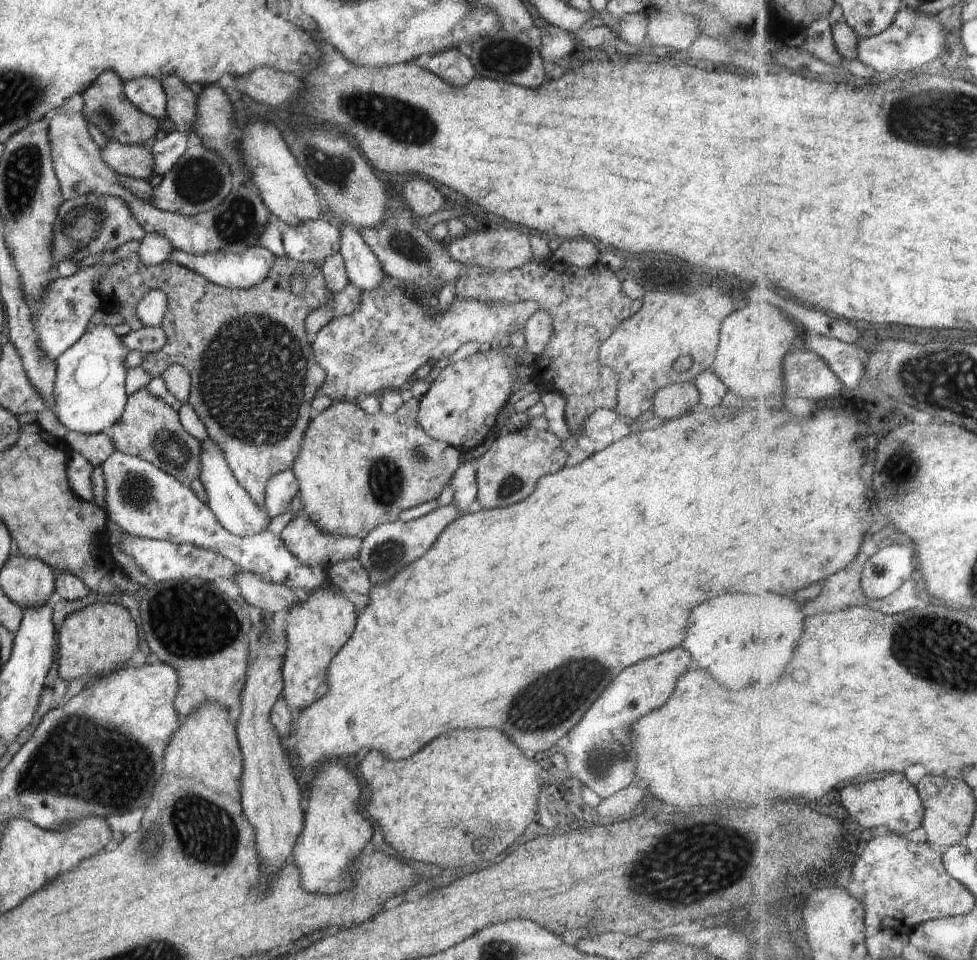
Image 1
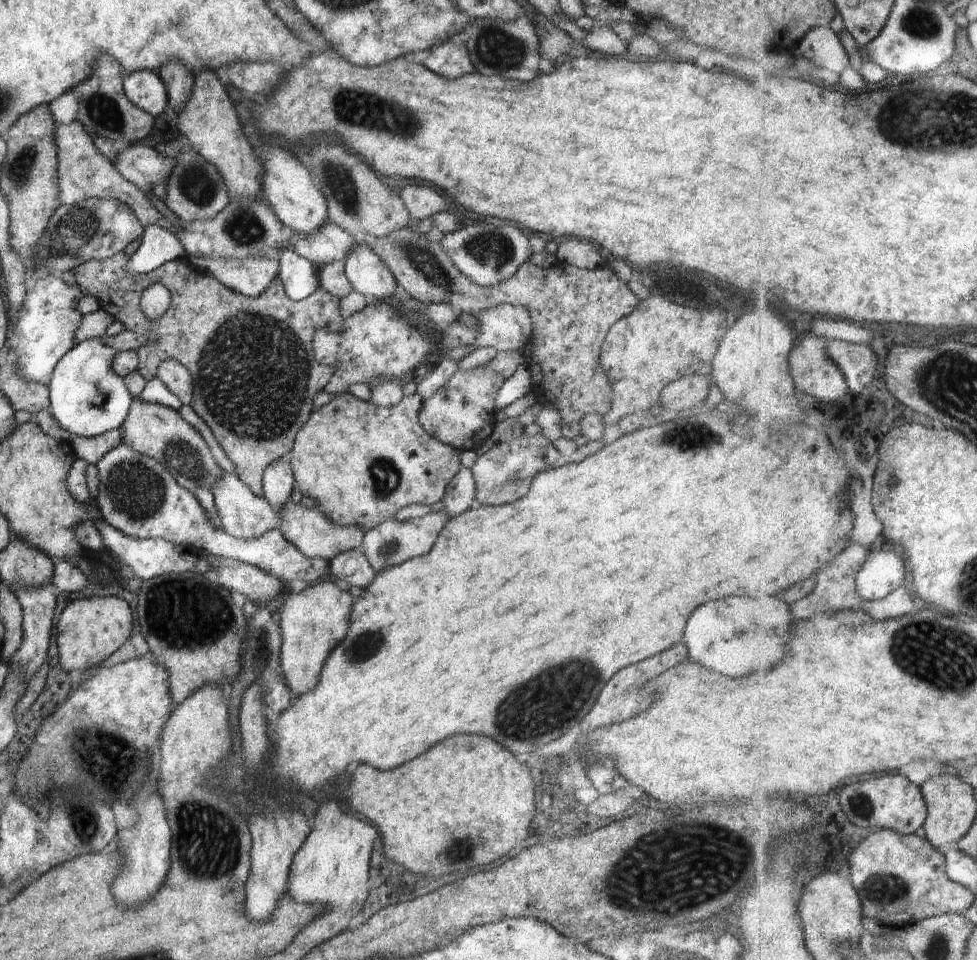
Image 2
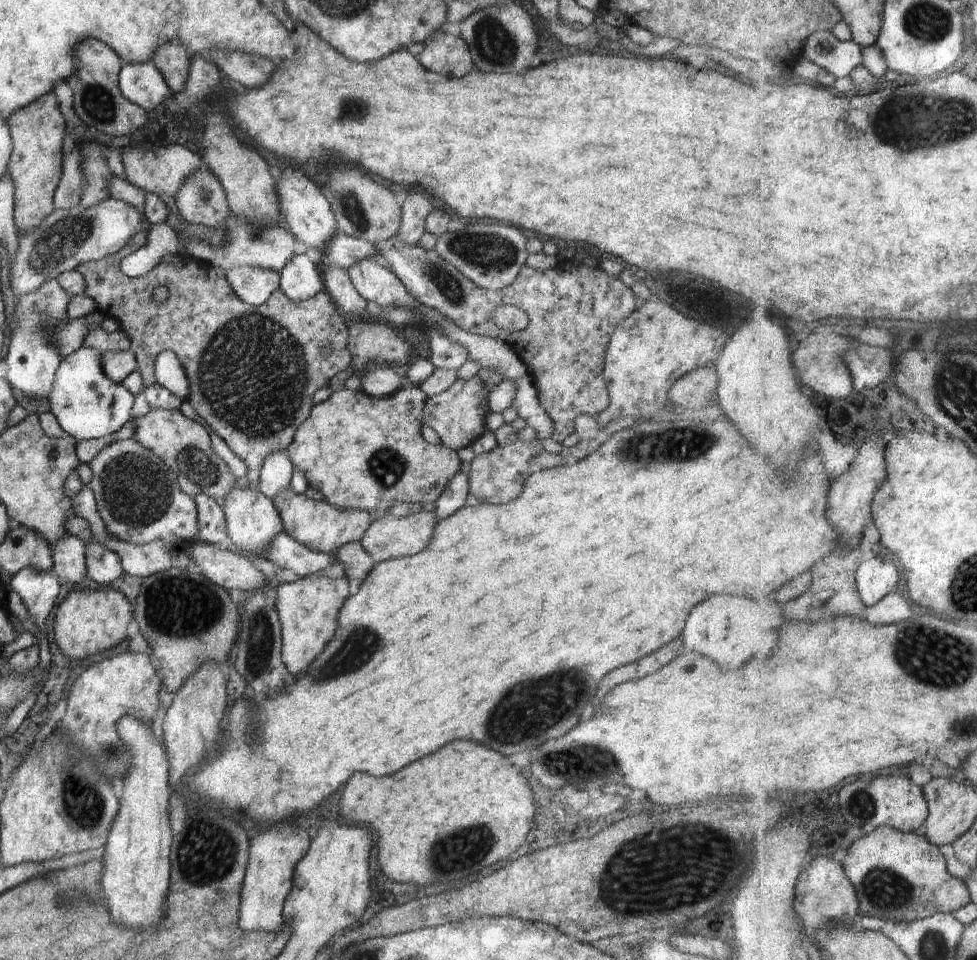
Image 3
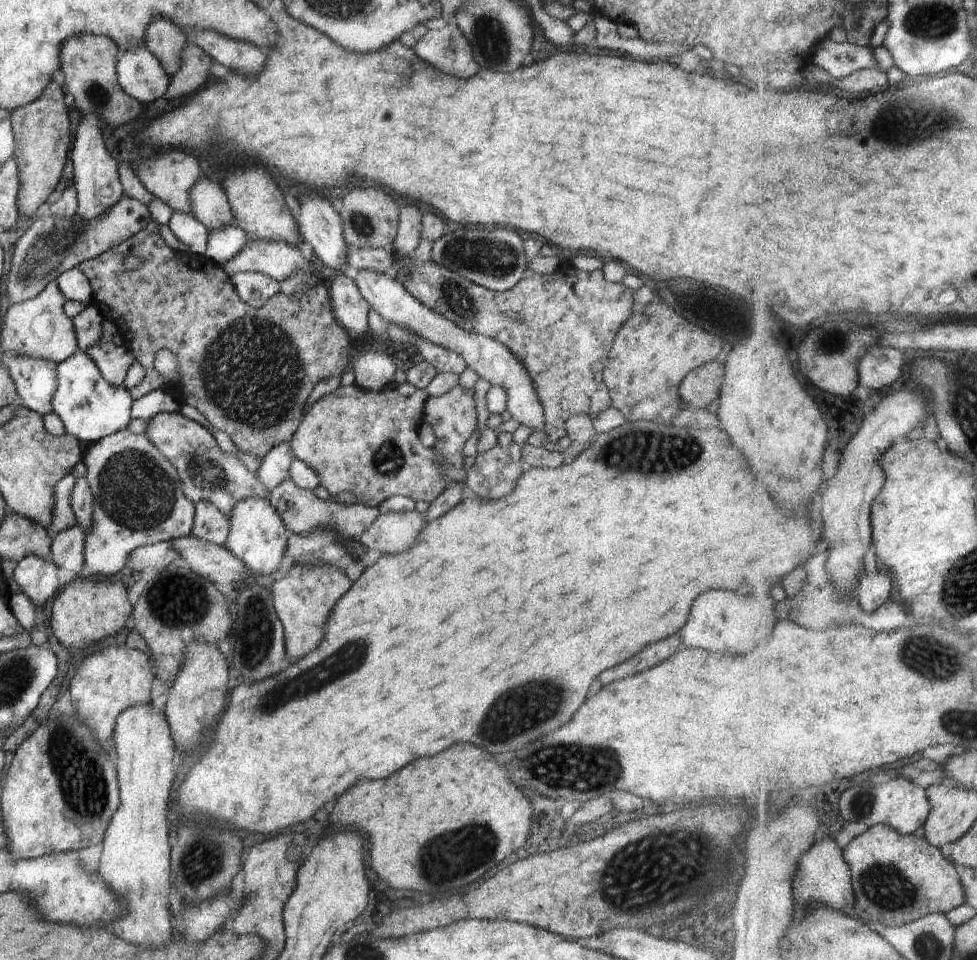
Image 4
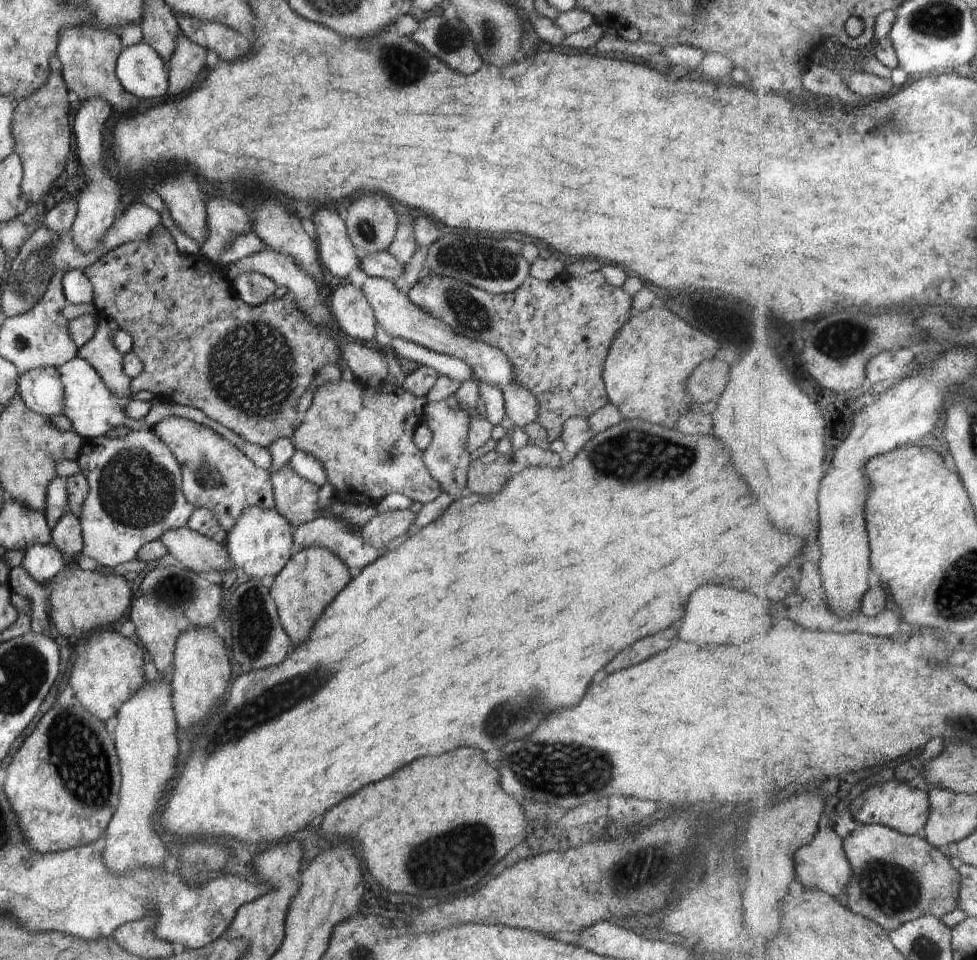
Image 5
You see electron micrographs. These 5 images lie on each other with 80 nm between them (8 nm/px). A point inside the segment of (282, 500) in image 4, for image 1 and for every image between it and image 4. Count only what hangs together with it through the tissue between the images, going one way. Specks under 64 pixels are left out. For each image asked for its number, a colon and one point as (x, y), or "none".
1: (313, 547)
2: (316, 537)
3: (322, 527)

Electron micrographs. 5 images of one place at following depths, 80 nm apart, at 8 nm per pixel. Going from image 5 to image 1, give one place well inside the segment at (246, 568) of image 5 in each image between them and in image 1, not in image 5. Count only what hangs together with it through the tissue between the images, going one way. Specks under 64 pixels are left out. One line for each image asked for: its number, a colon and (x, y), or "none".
1: (232, 506)
2: (242, 514)
3: (252, 519)
4: (257, 535)

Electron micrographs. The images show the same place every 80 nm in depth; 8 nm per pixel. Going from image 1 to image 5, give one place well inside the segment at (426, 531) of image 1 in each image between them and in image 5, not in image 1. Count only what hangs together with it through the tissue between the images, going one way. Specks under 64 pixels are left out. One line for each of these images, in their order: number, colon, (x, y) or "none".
2: (392, 542)
3: (390, 537)
4: (391, 533)
5: (382, 529)

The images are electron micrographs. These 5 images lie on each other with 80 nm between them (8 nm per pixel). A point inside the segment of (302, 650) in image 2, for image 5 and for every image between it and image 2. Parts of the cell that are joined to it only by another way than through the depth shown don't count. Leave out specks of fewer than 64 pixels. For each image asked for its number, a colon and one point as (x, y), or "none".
3: (308, 608)
4: (304, 598)
5: (311, 579)

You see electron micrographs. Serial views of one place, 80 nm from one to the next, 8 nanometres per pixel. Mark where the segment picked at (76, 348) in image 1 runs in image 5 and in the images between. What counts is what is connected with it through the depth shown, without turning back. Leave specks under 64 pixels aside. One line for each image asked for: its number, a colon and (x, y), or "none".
2: (88, 398)
3: (87, 404)
4: (91, 408)
5: (93, 410)

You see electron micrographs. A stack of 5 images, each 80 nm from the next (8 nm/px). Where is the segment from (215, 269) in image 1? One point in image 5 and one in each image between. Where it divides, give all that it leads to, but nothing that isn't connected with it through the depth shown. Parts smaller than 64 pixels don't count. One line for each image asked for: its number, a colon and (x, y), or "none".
2: (250, 276)
3: (254, 285)
4: (254, 288)
5: (253, 288)

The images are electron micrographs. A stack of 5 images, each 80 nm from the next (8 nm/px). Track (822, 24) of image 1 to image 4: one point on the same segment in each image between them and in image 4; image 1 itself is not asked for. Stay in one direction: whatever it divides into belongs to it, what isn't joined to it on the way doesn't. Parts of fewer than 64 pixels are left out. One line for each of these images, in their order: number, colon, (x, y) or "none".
2: (824, 46)
3: (841, 58)
4: (841, 60)

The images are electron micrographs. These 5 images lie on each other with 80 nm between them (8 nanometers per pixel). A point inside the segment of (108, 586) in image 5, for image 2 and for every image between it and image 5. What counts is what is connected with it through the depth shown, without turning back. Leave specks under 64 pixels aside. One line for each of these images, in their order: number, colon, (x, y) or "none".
2: (89, 630)
3: (88, 621)
4: (87, 610)

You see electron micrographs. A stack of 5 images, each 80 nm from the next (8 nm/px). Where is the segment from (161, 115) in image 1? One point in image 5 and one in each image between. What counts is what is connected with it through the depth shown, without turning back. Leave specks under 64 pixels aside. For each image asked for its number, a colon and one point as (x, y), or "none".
2: (144, 88)
3: (141, 83)
4: (139, 74)
5: (141, 72)

